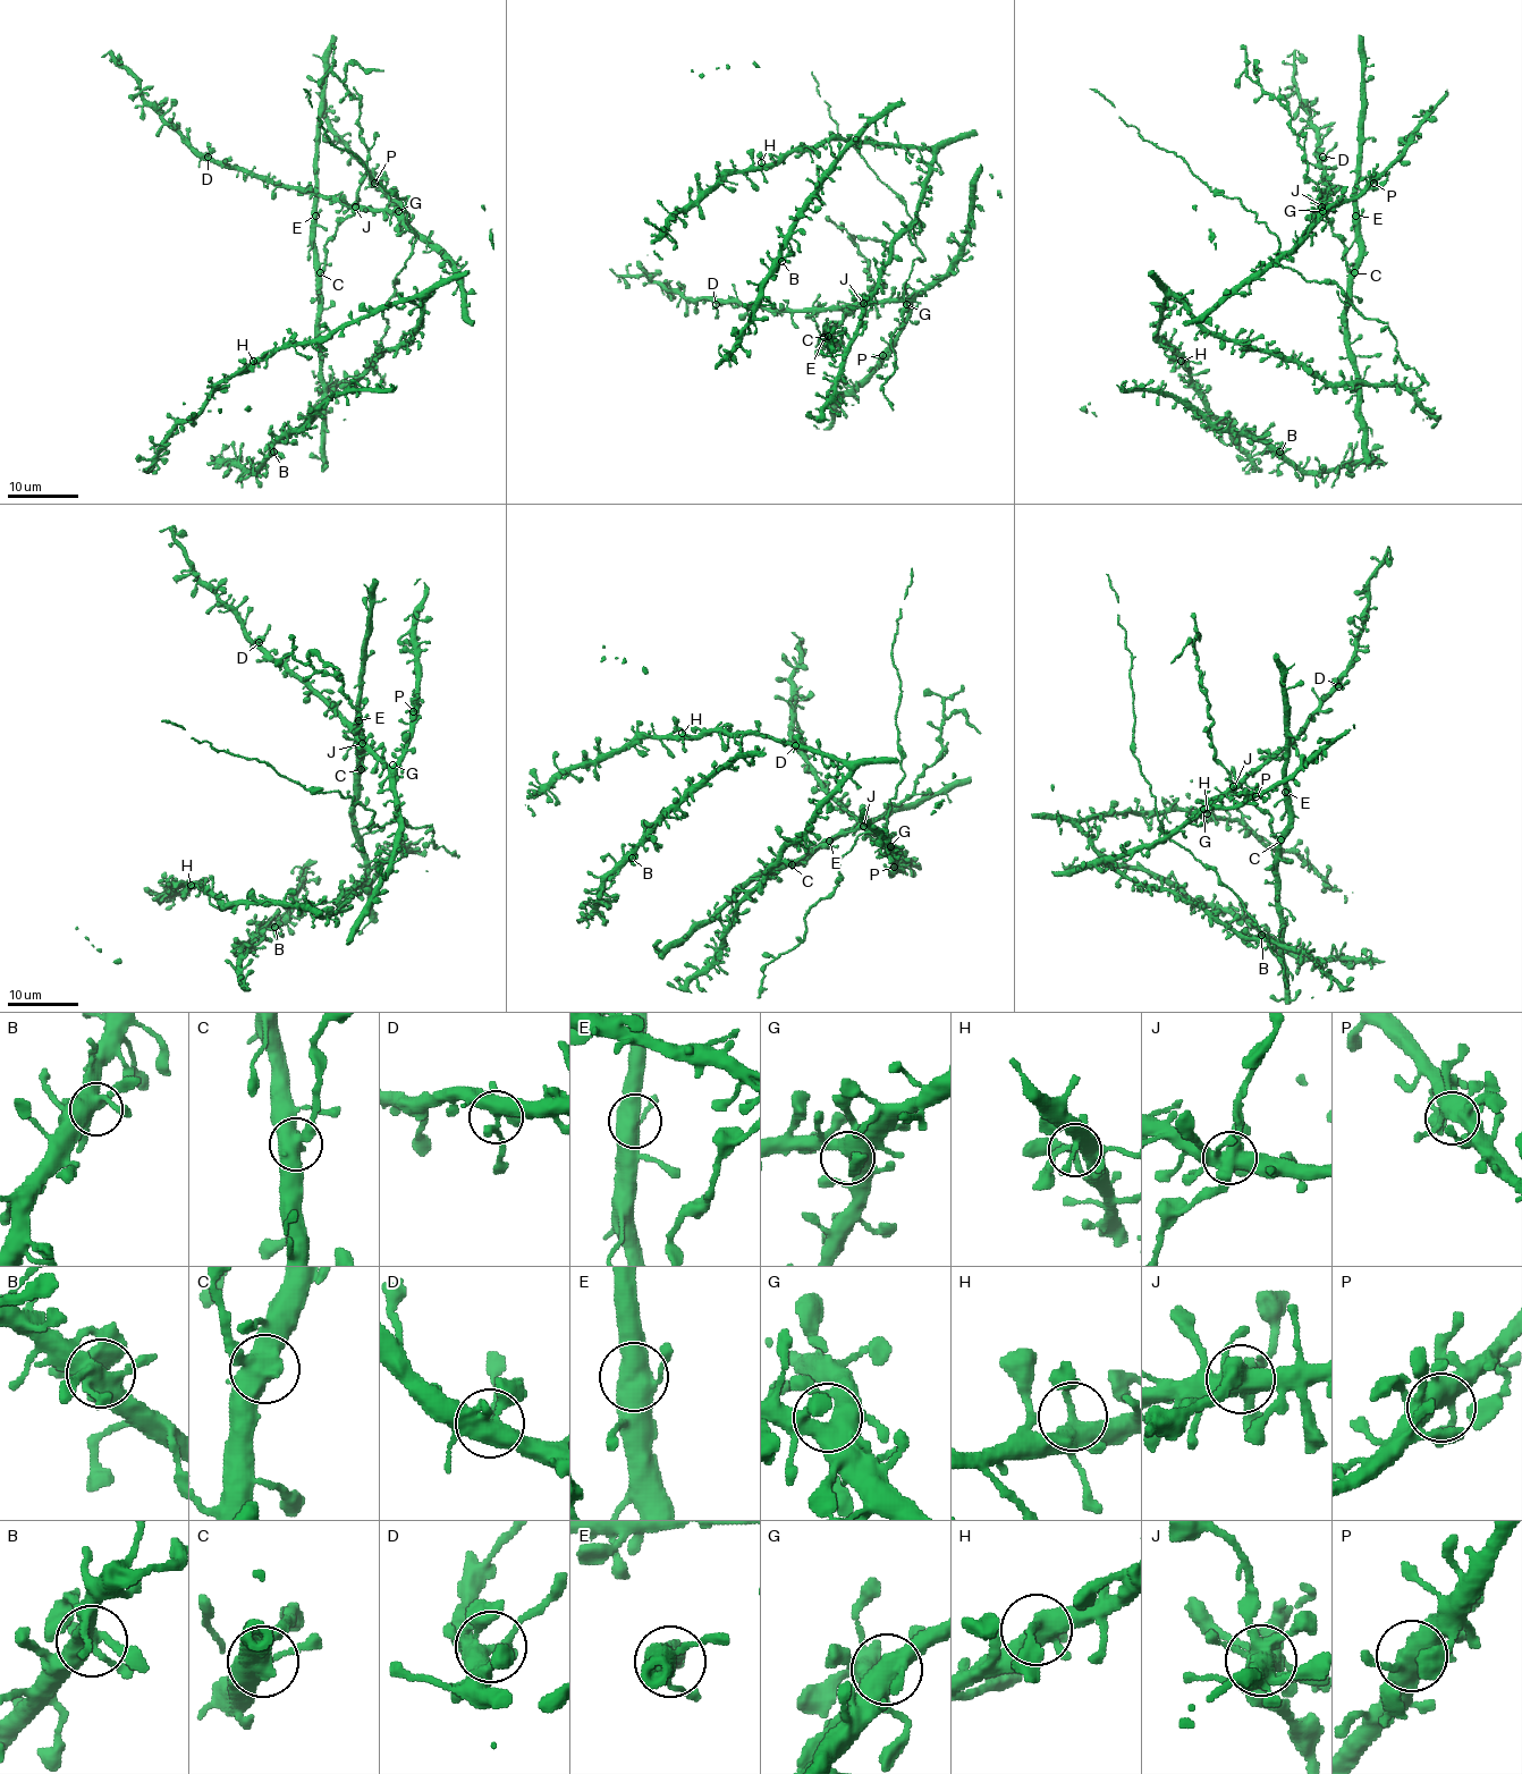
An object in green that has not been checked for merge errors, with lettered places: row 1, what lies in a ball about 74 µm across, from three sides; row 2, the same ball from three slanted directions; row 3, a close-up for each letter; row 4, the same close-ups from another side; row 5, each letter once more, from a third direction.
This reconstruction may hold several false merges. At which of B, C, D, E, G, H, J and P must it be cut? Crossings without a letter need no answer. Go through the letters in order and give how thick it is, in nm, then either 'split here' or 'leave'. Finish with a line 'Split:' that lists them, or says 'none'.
B: calibre 440 nm; leave
C: calibre 550 nm; split here
D: calibre 400 nm; leave
E: calibre 550 nm; leave
G: calibre 500 nm; leave
H: calibre 420 nm; leave
J: calibre 550 nm; split here
P: calibre 480 nm; leave
Split: C, J

